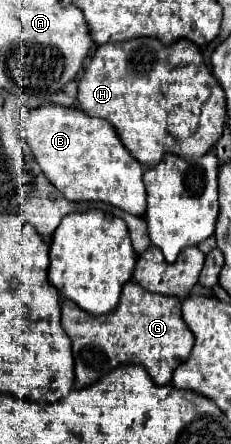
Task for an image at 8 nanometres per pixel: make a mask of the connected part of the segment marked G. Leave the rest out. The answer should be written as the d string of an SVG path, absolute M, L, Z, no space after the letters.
M137 281L123 287L119 305L105 315L91 315L65 299L61 305L61 325L73 341L75 357L75 387L87 387L109 375L119 365L141 365L149 371L155 383L169 385L177 365L189 359L195 337L181 317L181 301L175 297L151 293Z

